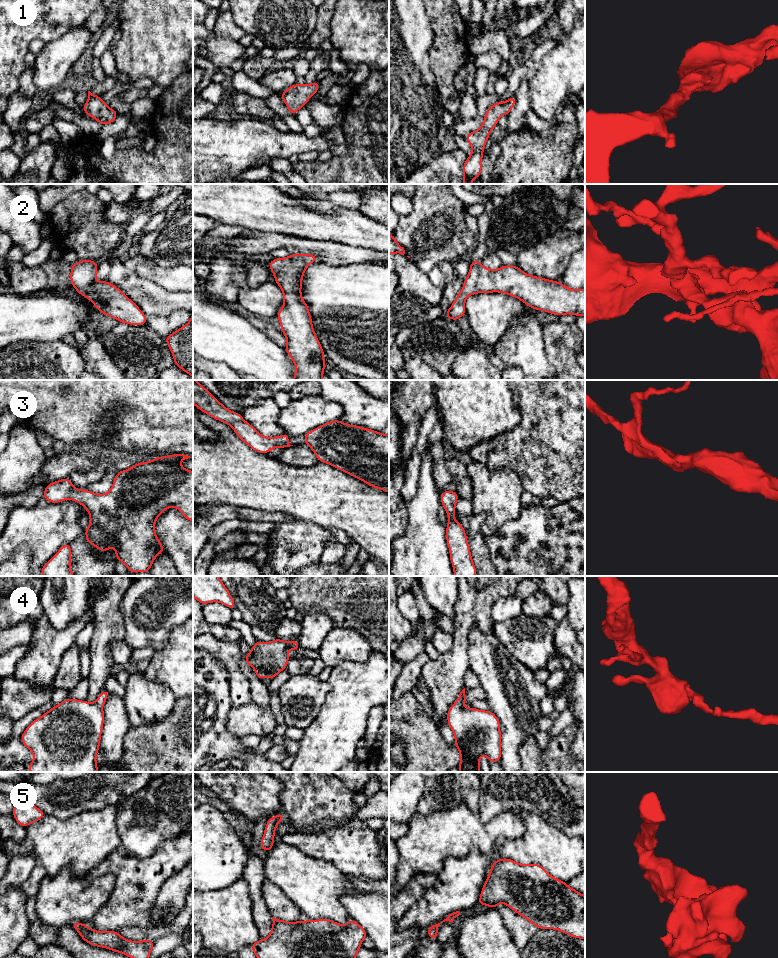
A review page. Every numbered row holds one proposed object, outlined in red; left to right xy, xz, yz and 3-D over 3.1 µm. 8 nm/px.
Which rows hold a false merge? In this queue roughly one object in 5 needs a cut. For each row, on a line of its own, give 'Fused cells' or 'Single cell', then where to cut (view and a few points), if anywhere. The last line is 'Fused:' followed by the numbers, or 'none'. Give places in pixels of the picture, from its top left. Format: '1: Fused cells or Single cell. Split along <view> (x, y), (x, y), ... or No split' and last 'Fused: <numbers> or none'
1: Single cell. No split
2: Single cell. No split
3: Single cell. No split
4: Single cell. No split
5: Single cell. No split
Fused: none

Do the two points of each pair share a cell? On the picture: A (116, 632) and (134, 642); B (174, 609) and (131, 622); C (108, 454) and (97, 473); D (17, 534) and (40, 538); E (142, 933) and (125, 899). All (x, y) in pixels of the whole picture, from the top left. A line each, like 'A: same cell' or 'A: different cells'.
A: different cells
B: same cell
C: same cell
D: same cell
E: different cells

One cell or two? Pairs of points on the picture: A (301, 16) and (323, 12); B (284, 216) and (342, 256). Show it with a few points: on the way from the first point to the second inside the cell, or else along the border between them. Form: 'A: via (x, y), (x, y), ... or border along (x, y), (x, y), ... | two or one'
A: border along (318, 10), (315, 28), (309, 35) | two
B: border along (296, 236), (315, 240), (333, 240), (342, 243) | two

